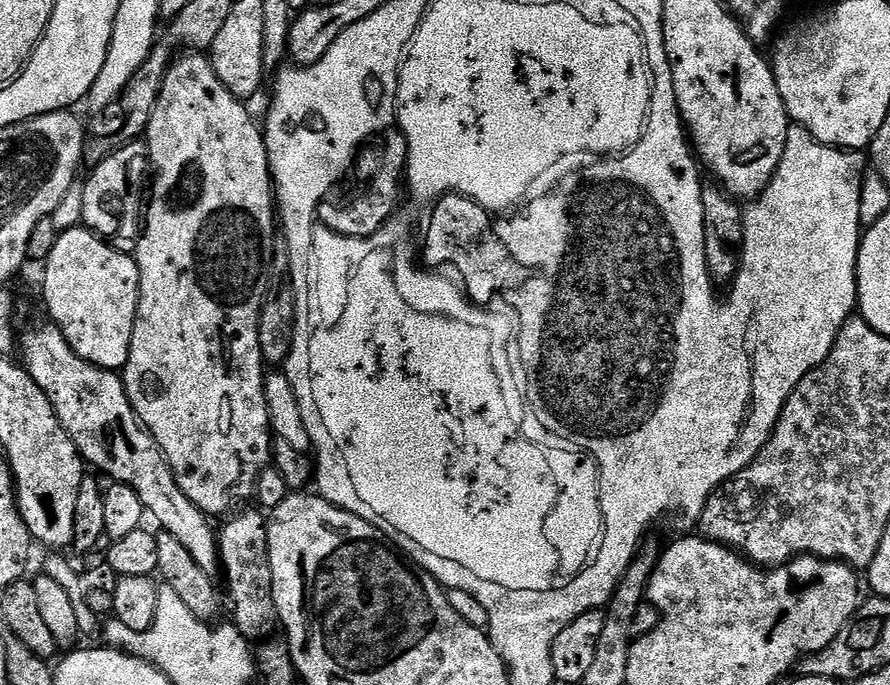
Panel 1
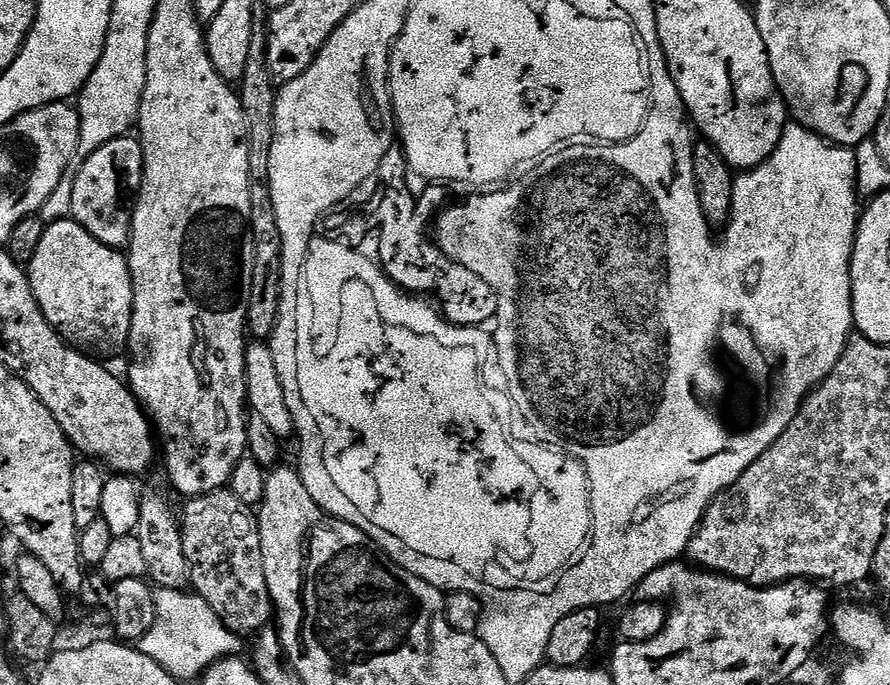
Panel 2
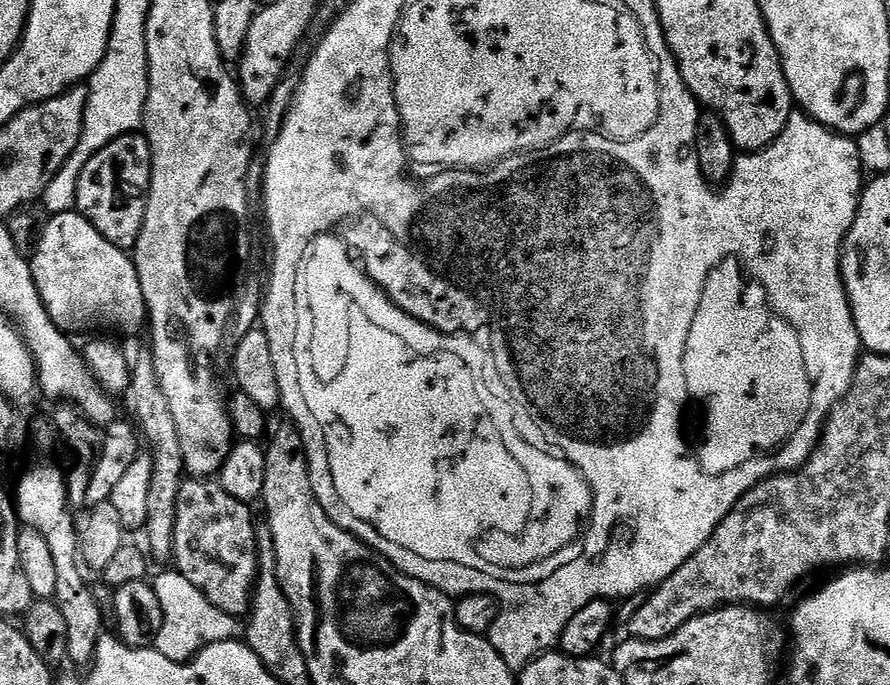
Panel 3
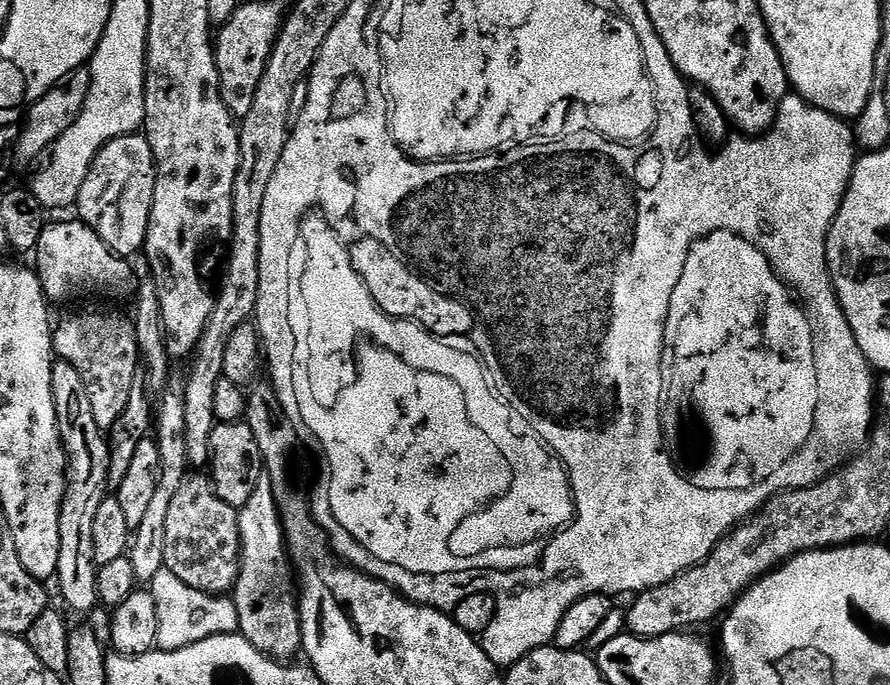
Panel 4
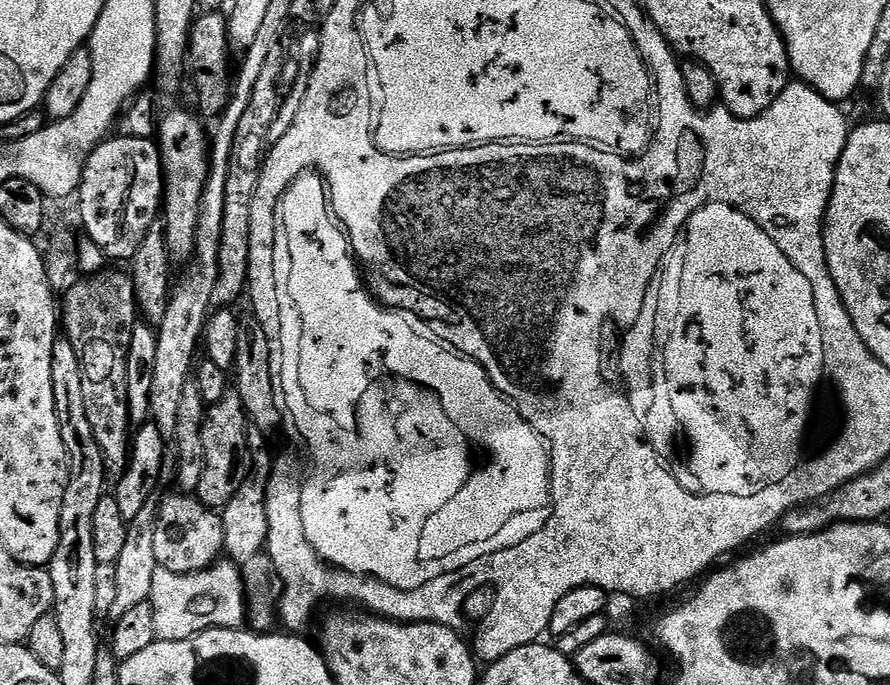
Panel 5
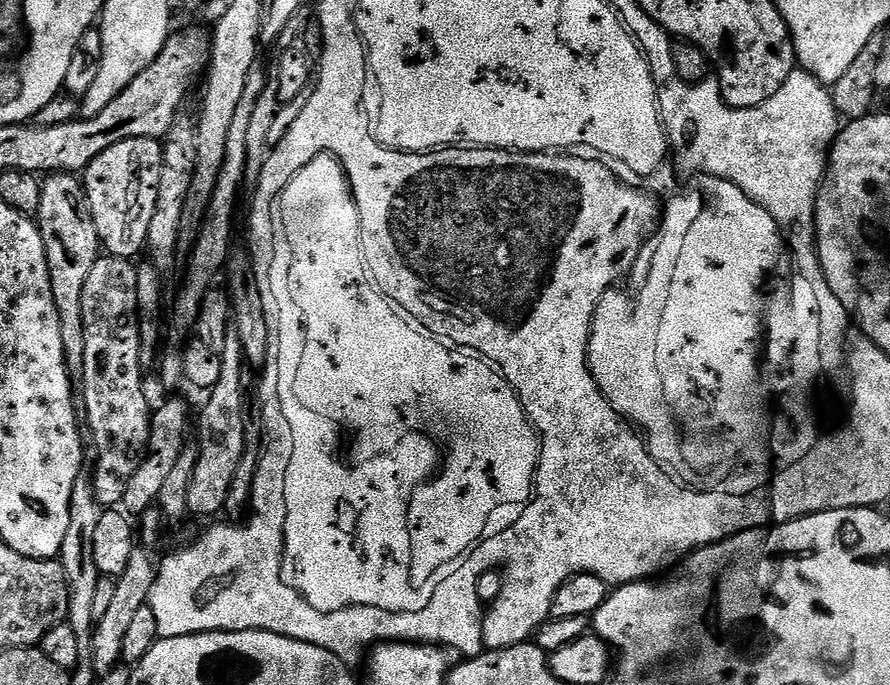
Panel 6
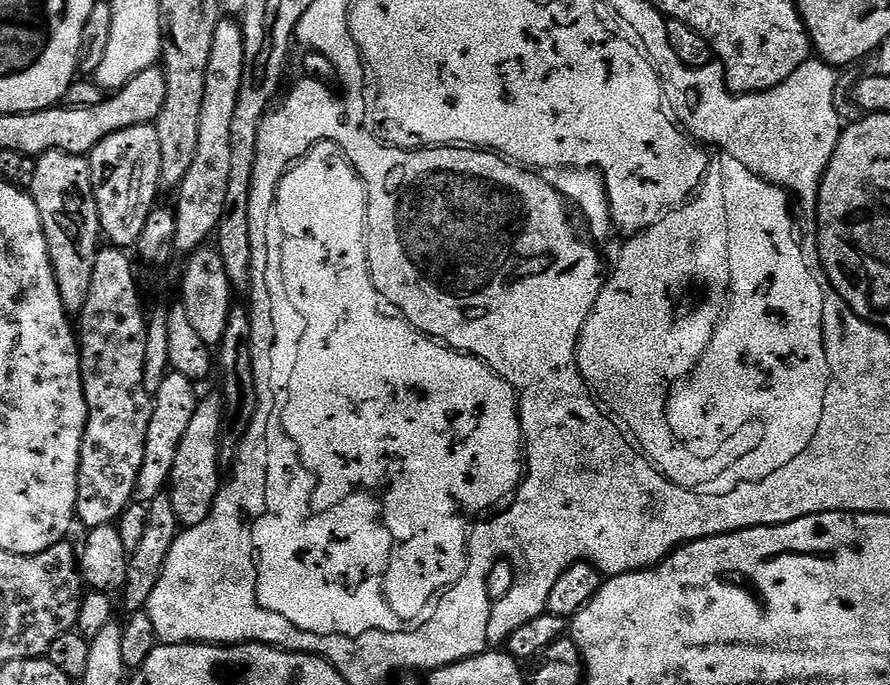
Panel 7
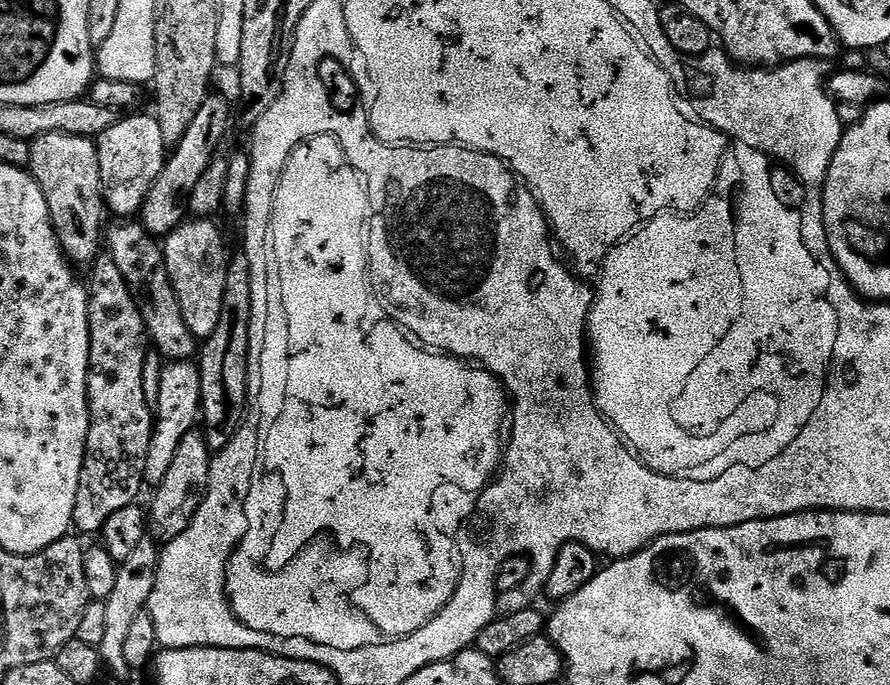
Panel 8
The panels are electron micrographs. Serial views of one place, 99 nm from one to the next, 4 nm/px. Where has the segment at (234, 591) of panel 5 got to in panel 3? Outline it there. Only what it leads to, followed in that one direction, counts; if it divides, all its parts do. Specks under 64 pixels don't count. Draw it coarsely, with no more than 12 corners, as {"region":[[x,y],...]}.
{"region":[[175,570],[154,580],[155,649],[186,661],[235,640],[237,617]]}

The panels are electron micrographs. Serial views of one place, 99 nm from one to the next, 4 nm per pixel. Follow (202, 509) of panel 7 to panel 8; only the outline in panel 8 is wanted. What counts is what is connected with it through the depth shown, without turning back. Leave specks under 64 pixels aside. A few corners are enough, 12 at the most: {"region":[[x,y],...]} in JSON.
{"region":[[199,431],[178,442],[155,485],[150,536],[178,538],[208,493],[213,453]]}

